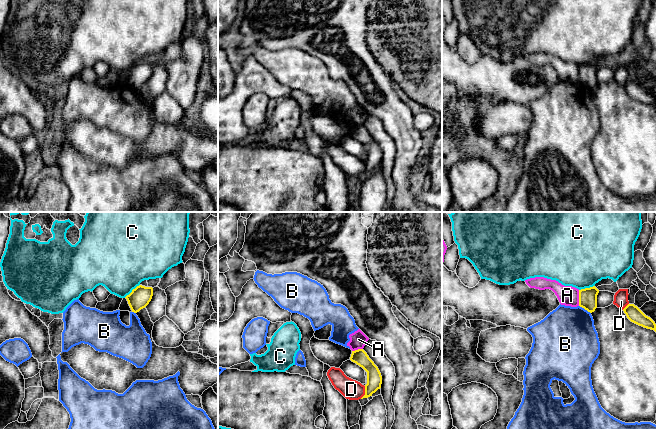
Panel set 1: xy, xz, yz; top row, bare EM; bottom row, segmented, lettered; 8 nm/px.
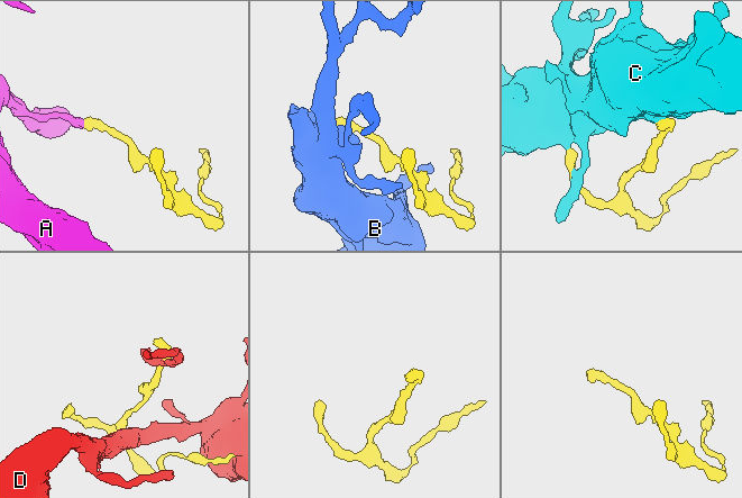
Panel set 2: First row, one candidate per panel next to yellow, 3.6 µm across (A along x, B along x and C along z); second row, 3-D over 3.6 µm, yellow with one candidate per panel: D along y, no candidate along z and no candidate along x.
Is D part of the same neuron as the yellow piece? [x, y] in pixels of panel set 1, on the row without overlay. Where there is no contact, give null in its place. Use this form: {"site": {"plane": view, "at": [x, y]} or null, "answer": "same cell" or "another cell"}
{"site": {"plane": "xz", "at": [365, 168]}, "answer": "another cell"}

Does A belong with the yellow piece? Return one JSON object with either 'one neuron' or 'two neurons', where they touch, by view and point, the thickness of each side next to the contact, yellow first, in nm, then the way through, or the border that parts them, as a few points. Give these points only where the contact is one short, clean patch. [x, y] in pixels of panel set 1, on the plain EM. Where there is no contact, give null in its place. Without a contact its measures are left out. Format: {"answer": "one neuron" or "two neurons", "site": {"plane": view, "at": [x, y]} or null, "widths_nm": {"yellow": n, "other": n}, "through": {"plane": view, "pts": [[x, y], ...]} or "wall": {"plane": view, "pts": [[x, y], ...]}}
{"answer": "two neurons", "site": {"plane": "yz", "at": [579, 74]}, "widths_nm": {"yellow": 140, "other": 160}, "wall": {"plane": "yz", "pts": [[578, 66], [579, 81]]}}

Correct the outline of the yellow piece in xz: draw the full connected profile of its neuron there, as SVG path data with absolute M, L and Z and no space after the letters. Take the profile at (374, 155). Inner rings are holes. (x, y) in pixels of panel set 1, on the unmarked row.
M363 125L352 127L350 136L362 143L367 148L365 171L361 175L372 172L373 169L381 164L382 160L382 152L378 143Z

